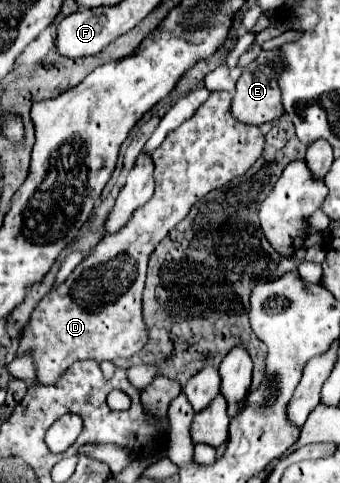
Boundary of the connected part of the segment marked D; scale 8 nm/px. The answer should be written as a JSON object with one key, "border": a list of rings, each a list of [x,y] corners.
{"border":[[[214,91],[188,121],[166,135],[162,145],[152,153],[156,181],[152,199],[142,209],[136,209],[126,229],[104,235],[70,277],[40,299],[28,325],[22,329],[16,351],[16,357],[24,353],[32,355],[40,383],[54,383],[74,361],[94,359],[102,363],[106,359],[128,359],[148,343],[148,325],[142,317],[142,291],[148,259],[158,241],[188,215],[198,199],[244,175],[262,155],[262,131],[256,125],[234,119],[230,115],[230,101],[230,93]]]}

